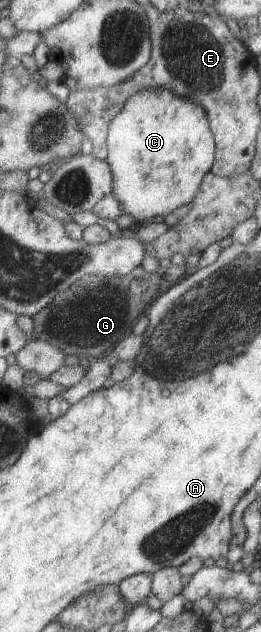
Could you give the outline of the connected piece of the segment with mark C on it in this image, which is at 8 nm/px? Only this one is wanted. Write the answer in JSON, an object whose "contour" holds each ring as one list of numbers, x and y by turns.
{"contour":[[160,87,144,89,128,99,108,130,108,148,108,161,115,173,114,195,126,214,145,224,154,217,174,215,174,211,195,201,204,179,215,166,217,142,206,108,190,105,186,99]]}

